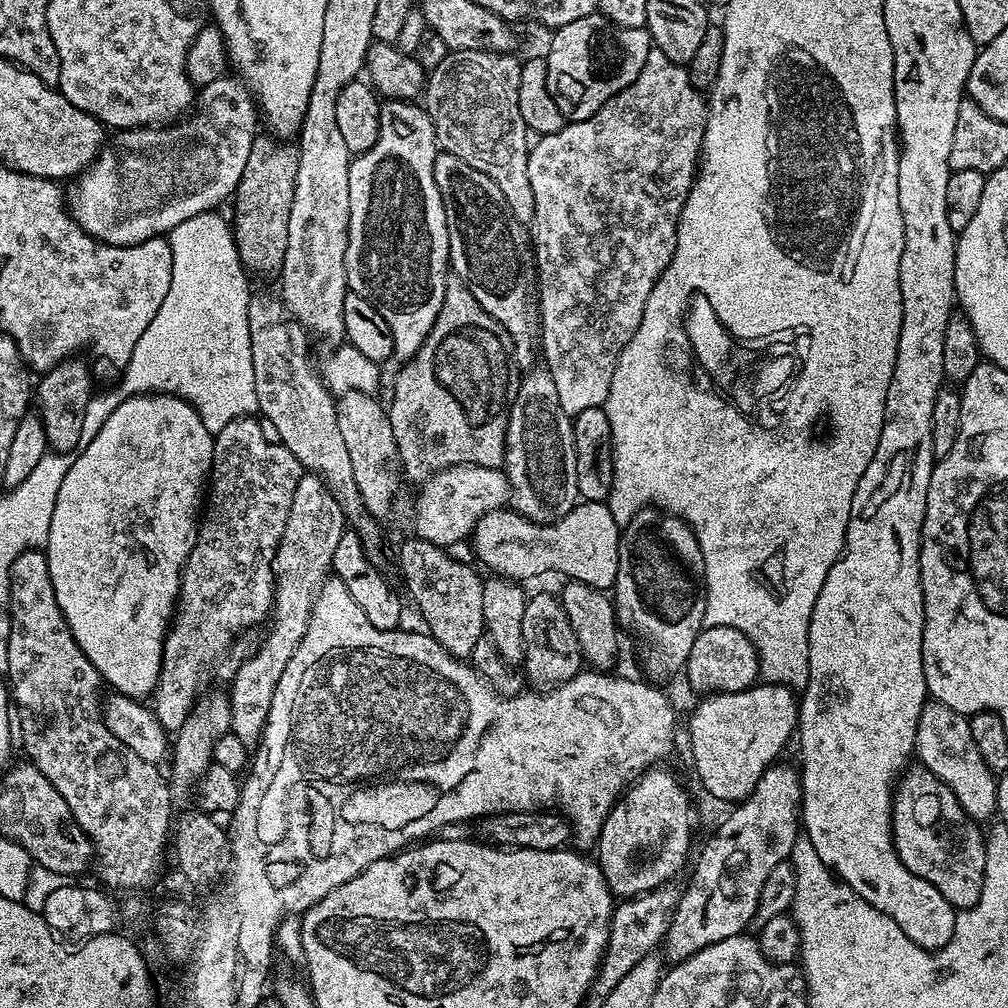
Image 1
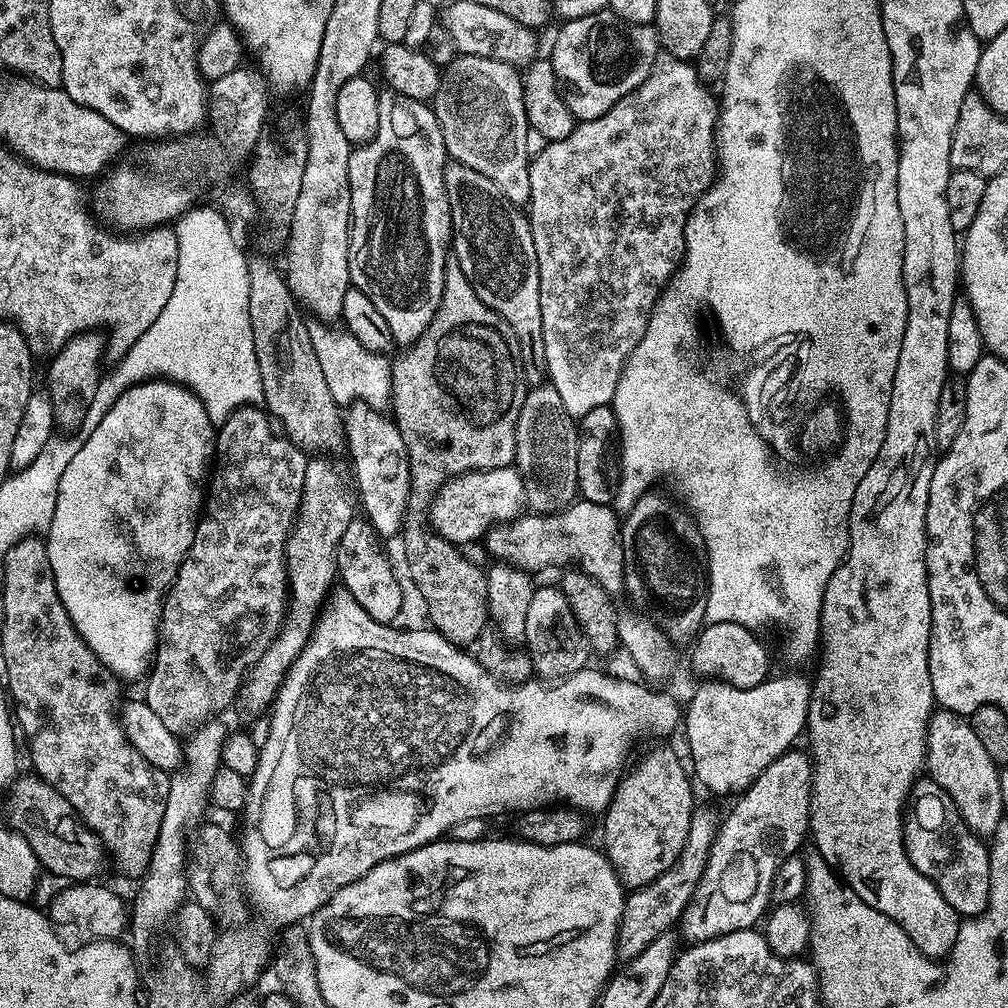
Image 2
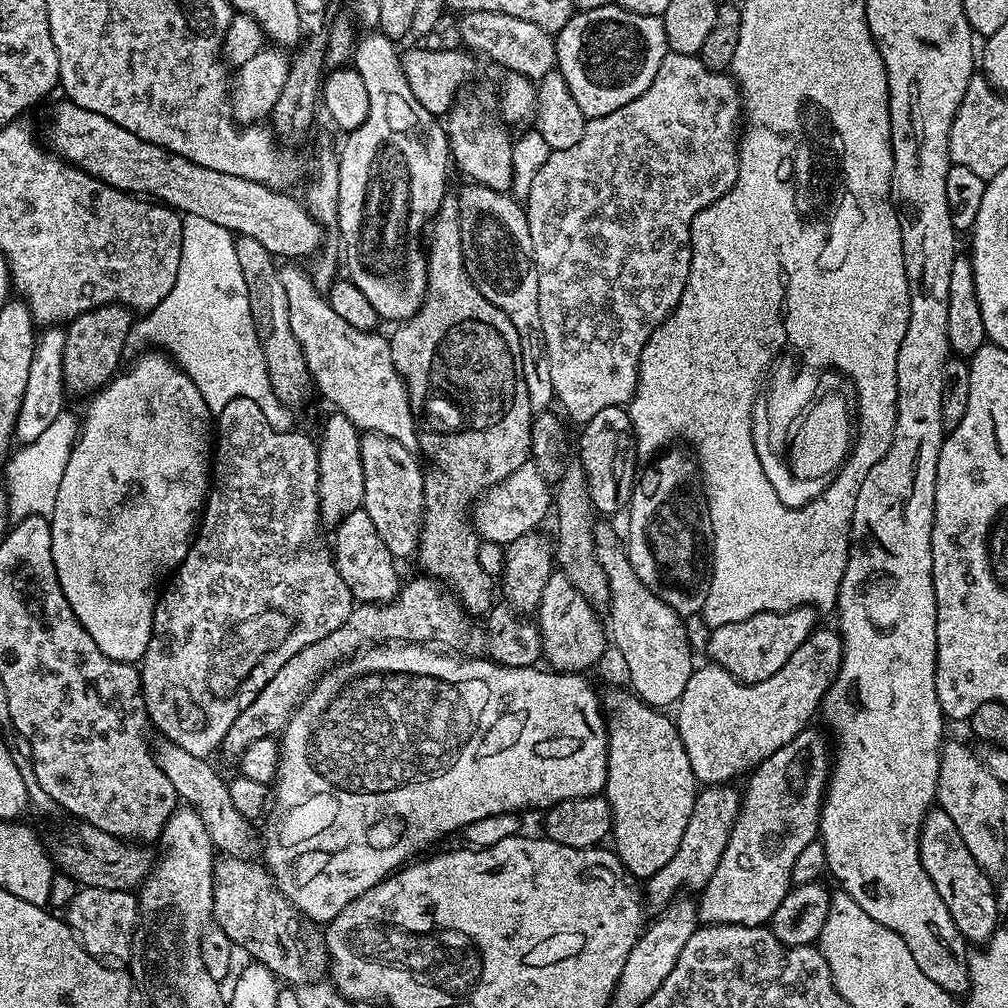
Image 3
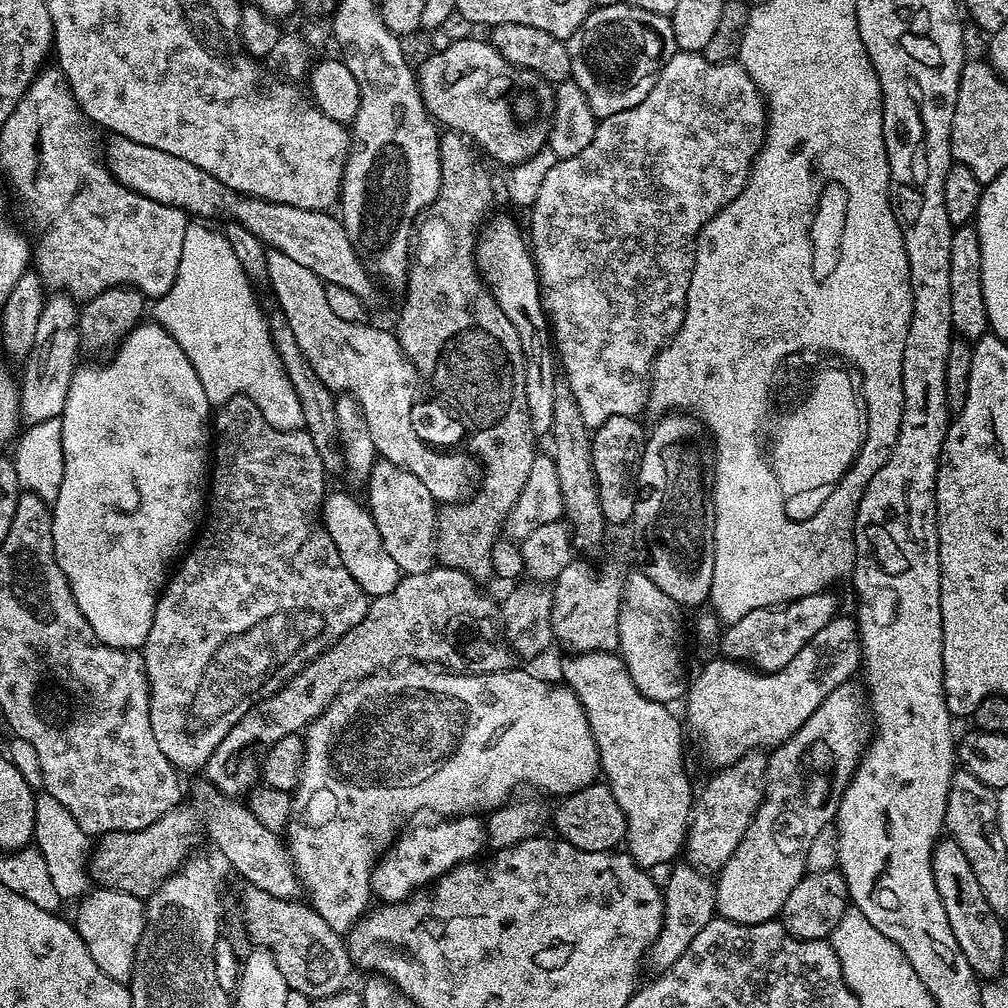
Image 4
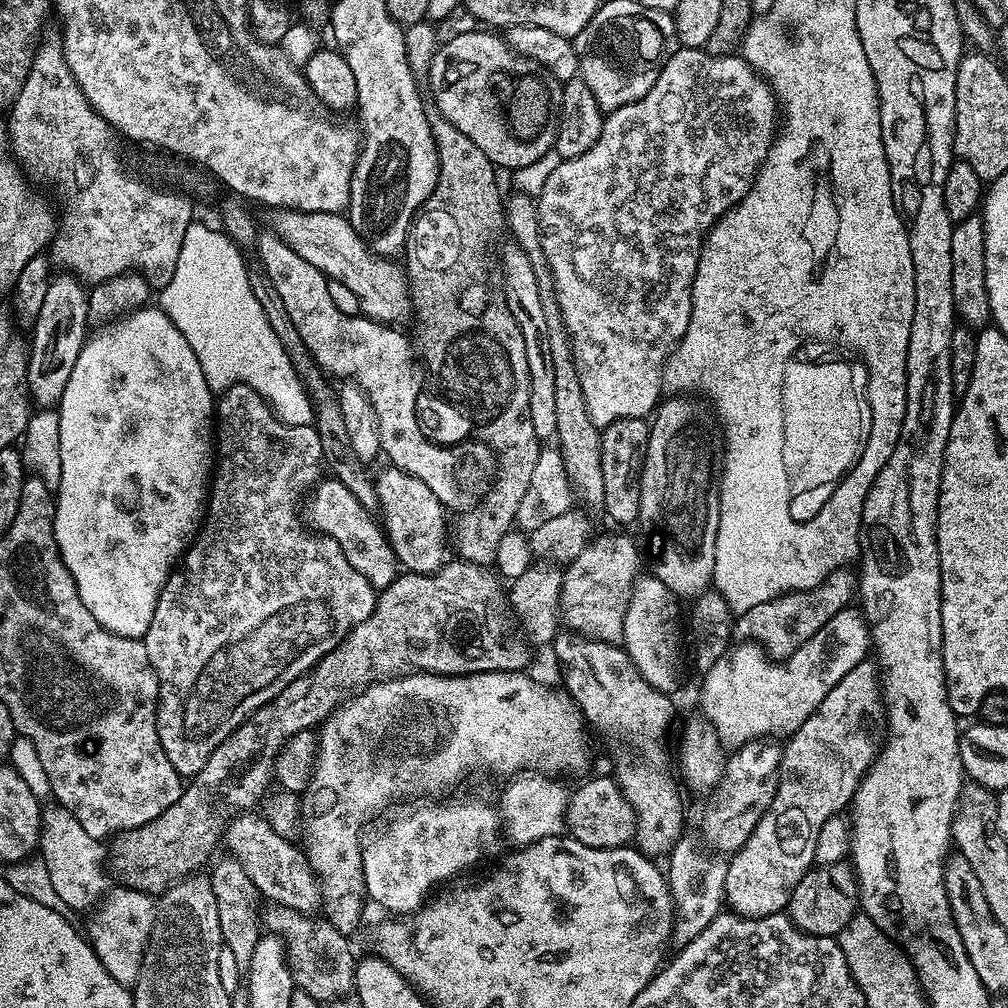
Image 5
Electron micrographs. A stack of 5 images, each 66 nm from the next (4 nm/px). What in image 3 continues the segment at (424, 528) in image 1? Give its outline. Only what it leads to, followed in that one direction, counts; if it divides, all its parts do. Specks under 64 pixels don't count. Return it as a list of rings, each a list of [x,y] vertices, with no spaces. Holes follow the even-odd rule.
[[[534,462],[523,464],[502,484],[495,484],[475,501],[470,512],[470,520],[481,541],[498,543],[503,546],[514,542],[516,538],[535,532],[544,519],[549,519],[550,509],[554,504],[554,492],[550,487],[549,477],[540,472]]]

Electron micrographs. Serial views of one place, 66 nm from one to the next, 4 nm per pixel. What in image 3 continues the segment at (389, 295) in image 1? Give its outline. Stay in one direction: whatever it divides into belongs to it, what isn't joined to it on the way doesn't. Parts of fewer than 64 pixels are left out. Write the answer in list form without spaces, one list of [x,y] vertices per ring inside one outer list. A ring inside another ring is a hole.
[[[378,30],[369,32],[372,32],[369,36],[361,35],[357,39],[351,63],[356,72],[362,74],[366,94],[370,94],[370,114],[362,126],[343,137],[344,145],[338,148],[340,224],[360,228],[360,232],[350,233],[344,244],[344,252],[348,255],[346,276],[354,286],[358,286],[358,290],[362,290],[362,294],[366,294],[381,321],[403,322],[420,309],[428,289],[428,258],[421,251],[420,236],[416,232],[423,228],[425,231],[446,195],[444,187],[448,184],[450,169],[448,133],[445,125],[432,116],[418,98],[414,98],[414,90],[410,90],[406,74],[402,74],[401,53],[396,52],[397,45]]]

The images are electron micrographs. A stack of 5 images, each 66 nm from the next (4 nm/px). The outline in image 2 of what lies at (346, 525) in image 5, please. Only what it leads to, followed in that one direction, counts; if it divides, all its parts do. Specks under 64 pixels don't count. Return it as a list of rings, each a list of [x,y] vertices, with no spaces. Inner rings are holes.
[[[357,518],[346,526],[336,551],[336,571],[343,591],[348,592],[366,614],[379,624],[392,624],[404,608],[404,588],[390,561],[384,557],[381,536],[368,519]]]

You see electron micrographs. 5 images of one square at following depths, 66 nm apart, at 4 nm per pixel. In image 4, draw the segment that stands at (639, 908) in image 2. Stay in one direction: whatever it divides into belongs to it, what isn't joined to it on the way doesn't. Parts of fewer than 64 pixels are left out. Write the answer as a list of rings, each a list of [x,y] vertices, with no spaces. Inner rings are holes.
[[[760,750],[747,752],[742,758],[738,758],[738,762],[719,769],[715,775],[716,777],[701,792],[699,789],[698,795],[695,797],[688,835],[682,849],[687,863],[691,864],[693,868],[699,868],[700,871],[709,874],[719,873],[722,865],[730,858],[730,854],[734,854],[734,850],[738,850],[738,842],[742,842],[758,806],[764,800],[764,785],[768,779],[768,756]]]

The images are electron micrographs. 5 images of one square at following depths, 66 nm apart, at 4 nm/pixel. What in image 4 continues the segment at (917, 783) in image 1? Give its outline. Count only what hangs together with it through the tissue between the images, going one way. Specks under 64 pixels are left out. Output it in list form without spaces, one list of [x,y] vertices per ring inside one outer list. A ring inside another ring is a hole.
[[[951,838],[937,839],[936,848],[932,852],[932,869],[934,886],[938,886],[942,906],[946,906],[946,918],[950,918],[950,930],[954,930],[958,946],[962,946],[962,954],[966,954],[966,962],[970,962],[977,977],[999,977],[1005,971],[1004,928],[1000,925],[1002,920],[987,902],[978,878],[974,876],[970,862],[958,842]]]

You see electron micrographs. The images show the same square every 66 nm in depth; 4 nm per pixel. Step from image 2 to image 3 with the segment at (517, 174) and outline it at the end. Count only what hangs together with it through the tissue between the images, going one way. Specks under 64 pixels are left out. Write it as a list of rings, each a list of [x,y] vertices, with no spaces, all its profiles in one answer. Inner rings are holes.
[[[461,91],[446,113],[451,163],[455,167],[457,164],[468,175],[469,181],[485,184],[495,192],[507,193],[512,186],[511,156],[514,136],[508,133],[511,131],[498,115],[497,109],[488,105],[486,97],[468,91]]]

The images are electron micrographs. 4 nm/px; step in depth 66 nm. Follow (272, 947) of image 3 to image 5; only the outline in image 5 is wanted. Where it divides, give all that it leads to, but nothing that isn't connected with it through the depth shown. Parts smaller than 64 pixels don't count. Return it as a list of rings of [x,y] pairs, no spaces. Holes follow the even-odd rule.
[[[279,906],[271,910],[273,912],[269,916],[267,913],[266,924],[286,941],[288,968],[292,971],[293,985],[321,1002],[340,1000],[347,992],[349,995],[354,988],[357,961],[357,957],[352,956],[351,946],[348,945],[349,937],[343,936],[327,919],[315,918],[313,915]]]

